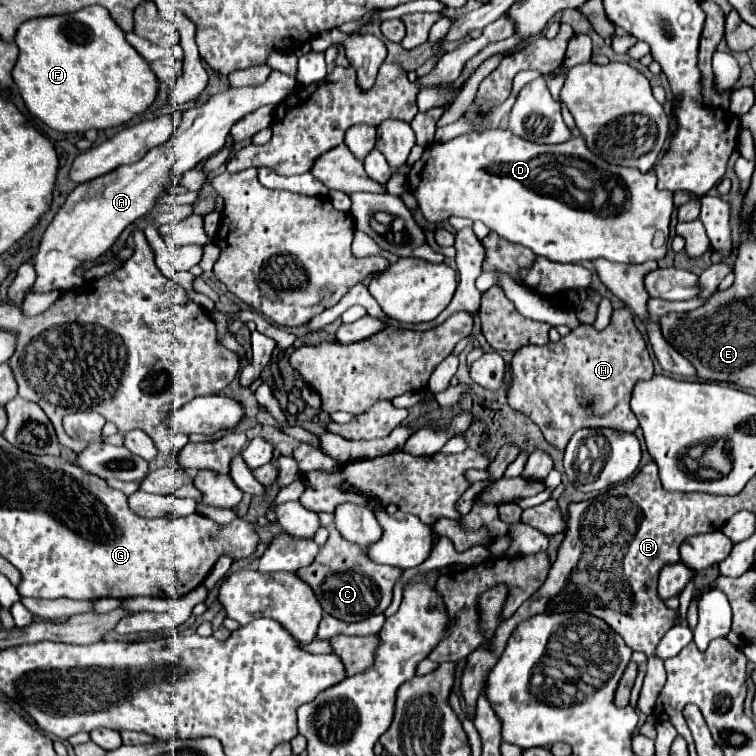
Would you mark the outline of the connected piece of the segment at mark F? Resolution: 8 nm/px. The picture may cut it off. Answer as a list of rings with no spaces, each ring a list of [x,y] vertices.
[[[86,6],[64,16],[26,20],[18,28],[14,42],[20,56],[12,70],[12,78],[20,88],[20,96],[36,118],[58,132],[86,132],[90,128],[104,130],[126,124],[132,116],[144,112],[156,98],[158,80],[154,72],[148,62],[126,42],[124,32],[102,6]]]

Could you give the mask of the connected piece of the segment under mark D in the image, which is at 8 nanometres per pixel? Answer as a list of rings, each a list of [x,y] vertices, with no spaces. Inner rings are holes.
[[[508,128],[484,130],[480,134],[470,132],[448,142],[434,142],[426,150],[424,160],[414,164],[408,174],[408,186],[428,222],[438,224],[450,216],[480,220],[498,236],[522,244],[534,254],[542,254],[554,262],[606,258],[610,262],[640,264],[664,258],[668,250],[672,192],[658,190],[656,182],[658,178],[654,170],[642,174],[634,168],[606,164],[586,148],[582,136],[570,138],[562,144],[536,144],[510,134]]]

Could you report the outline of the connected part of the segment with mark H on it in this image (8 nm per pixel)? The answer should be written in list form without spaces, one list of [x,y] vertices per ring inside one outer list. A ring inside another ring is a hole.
[[[628,308],[612,312],[610,324],[604,330],[596,330],[592,324],[580,324],[568,336],[544,346],[524,346],[512,358],[512,386],[508,388],[508,404],[514,410],[530,416],[542,430],[548,444],[556,450],[564,450],[566,442],[580,428],[612,428],[634,432],[638,428],[636,416],[630,410],[630,394],[638,380],[652,378],[652,360],[646,350],[646,342],[638,332]]]

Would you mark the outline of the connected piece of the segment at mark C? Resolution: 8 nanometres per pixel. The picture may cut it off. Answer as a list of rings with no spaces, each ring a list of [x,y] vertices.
[[[330,528],[330,536],[324,546],[320,546],[314,562],[296,572],[316,594],[322,610],[344,622],[360,622],[368,616],[380,614],[388,608],[392,600],[392,588],[402,576],[396,566],[382,566],[368,560],[366,552],[352,542],[346,542],[336,528]]]

